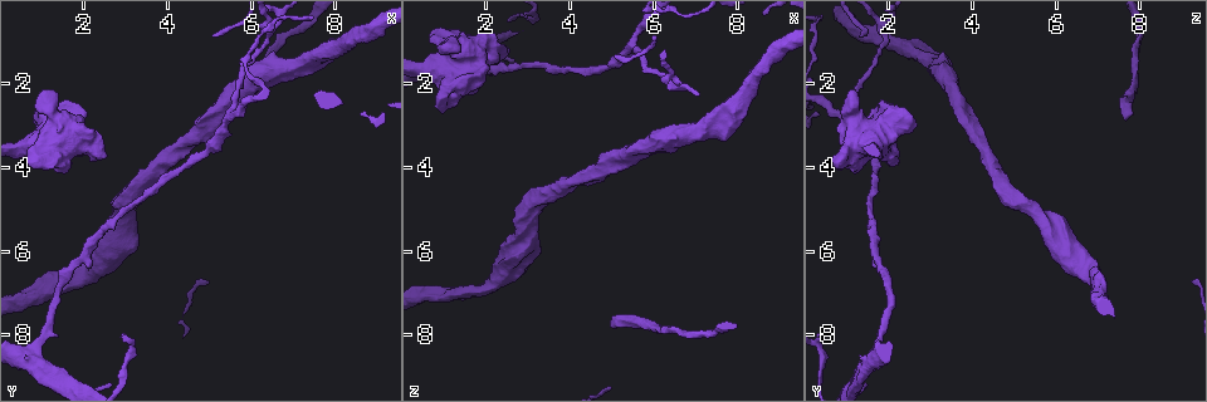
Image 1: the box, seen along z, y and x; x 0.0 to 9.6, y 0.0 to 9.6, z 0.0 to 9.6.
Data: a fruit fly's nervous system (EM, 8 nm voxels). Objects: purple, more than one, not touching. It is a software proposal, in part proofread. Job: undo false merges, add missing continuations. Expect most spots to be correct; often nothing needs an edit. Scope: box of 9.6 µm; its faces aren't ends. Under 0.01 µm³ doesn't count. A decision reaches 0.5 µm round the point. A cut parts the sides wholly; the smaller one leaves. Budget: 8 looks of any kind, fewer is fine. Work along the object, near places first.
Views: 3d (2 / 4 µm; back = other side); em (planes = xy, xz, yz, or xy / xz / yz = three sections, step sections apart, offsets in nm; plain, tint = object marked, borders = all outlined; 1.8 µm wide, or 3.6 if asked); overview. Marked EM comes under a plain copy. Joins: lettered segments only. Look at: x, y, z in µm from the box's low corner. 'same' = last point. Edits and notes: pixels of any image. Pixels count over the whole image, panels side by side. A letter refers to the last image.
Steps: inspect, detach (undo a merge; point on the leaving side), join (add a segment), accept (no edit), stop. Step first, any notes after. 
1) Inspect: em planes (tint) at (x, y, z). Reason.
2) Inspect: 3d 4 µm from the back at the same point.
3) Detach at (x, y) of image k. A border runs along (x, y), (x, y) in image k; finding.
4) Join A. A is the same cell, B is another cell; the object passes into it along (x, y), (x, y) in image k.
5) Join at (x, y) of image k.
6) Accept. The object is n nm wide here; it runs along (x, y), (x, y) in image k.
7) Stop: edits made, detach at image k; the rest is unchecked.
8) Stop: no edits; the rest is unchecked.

Inspect: 3d 2 µm at (6.45, 0.80, 1.90). Narrows sharply.

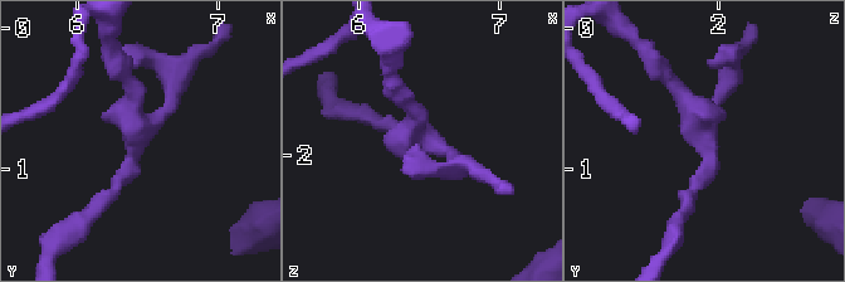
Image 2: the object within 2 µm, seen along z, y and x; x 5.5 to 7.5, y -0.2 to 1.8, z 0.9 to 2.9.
Inspect: em planes (tint) at (6.40, 0.78, 1.94). 3 arms meet here.

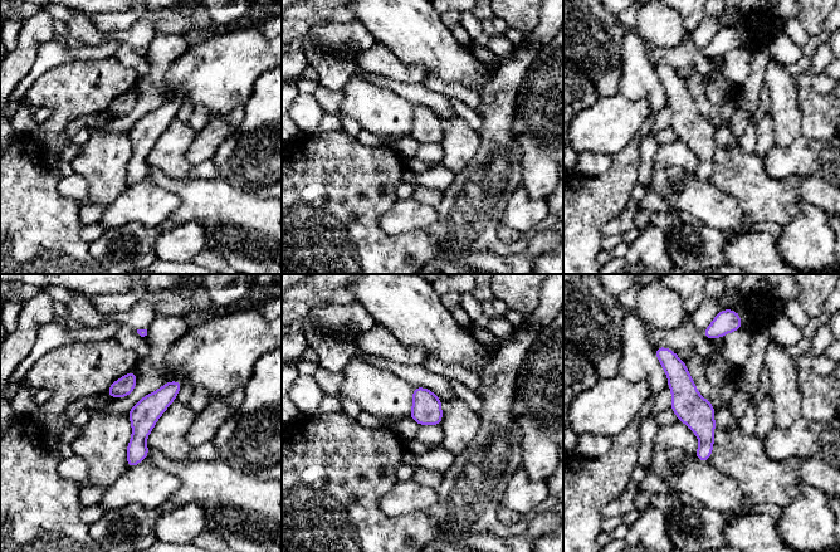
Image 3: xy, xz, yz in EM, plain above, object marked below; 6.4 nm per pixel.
Inspect: em planes (borders) at the same point. See the neighbours.

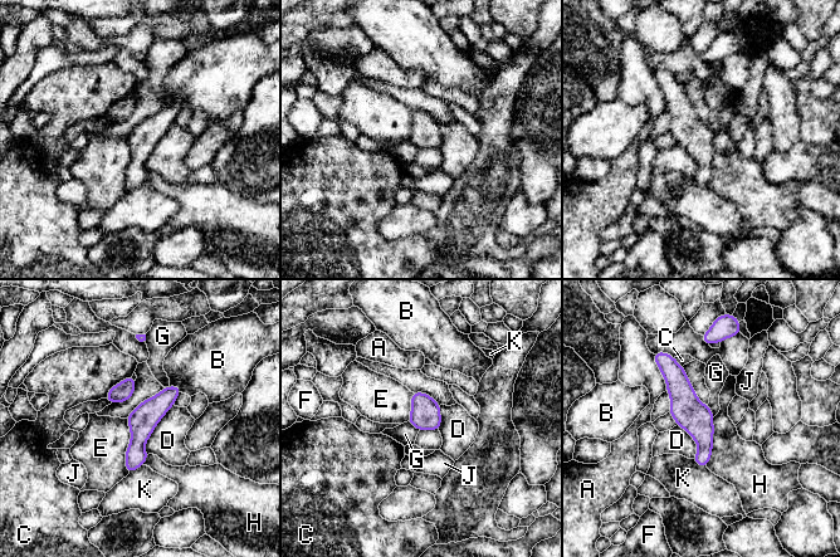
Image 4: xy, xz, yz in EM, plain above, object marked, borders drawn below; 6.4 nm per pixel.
Accept. A, B, C, D, E, F, G, H, J and K are other cells; it runs along (664, 356), (702, 430), (703, 463) in image 4; one neuron here.

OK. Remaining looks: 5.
Inspect: 3d 4 µm at (4.95, 2.90, 7.70). Branch stops here.

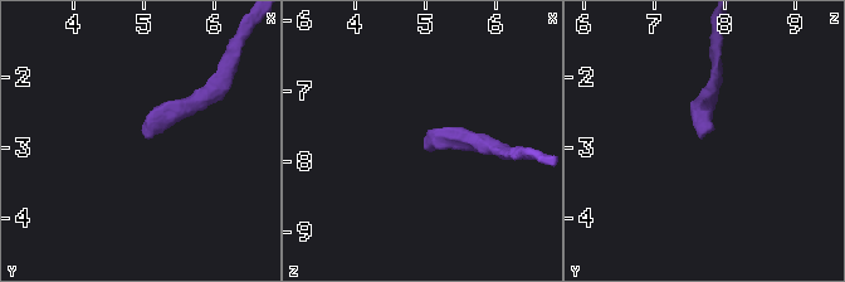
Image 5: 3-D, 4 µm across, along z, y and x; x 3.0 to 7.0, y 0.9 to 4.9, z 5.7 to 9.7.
Inspect: em planes (borders) at (5.00, 2.85, 7.65).

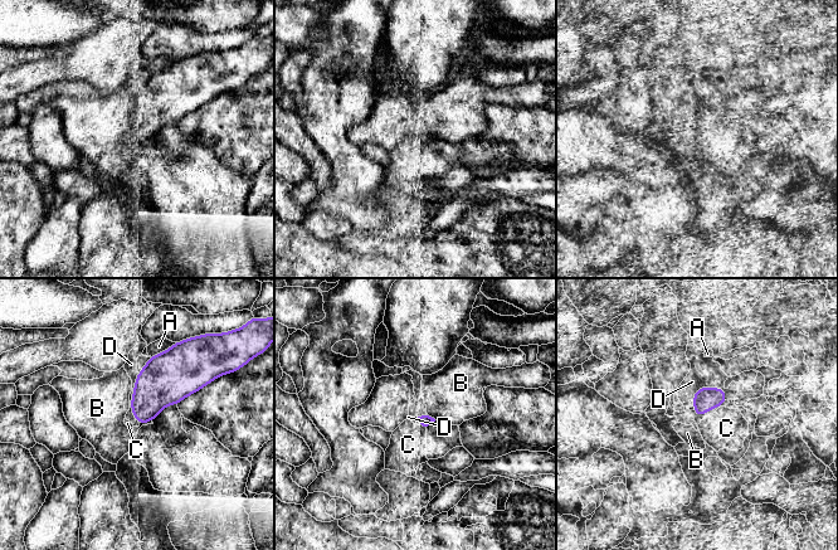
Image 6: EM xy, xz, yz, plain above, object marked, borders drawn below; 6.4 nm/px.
Join C. C is the same cell, A, B and D are other cells; it goes on there.

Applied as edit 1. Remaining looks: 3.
Inspect: em 3.6 µm xy step 4 (tint) at (1.10, 3.70, 0.85). Thick turns thin.

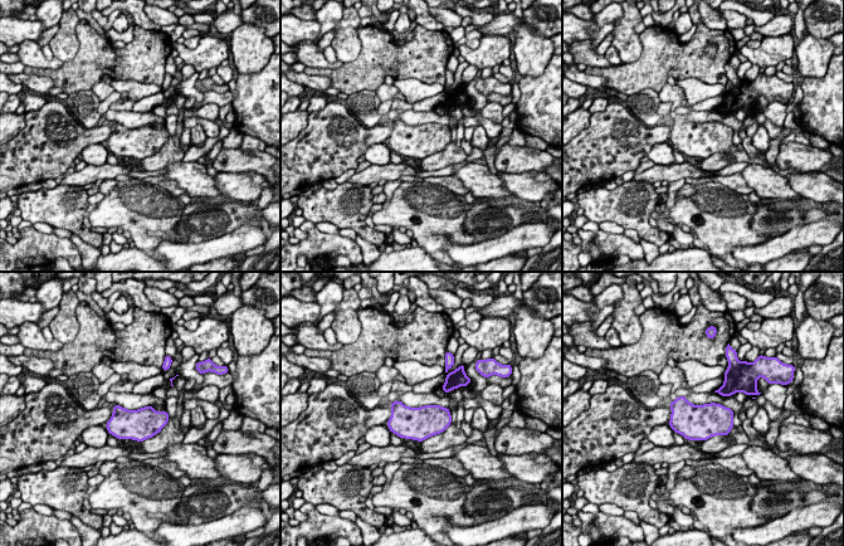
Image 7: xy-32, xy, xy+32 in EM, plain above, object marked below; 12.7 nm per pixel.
Inspect: em 3.6 µm xz step 16 (tint) at the same point.

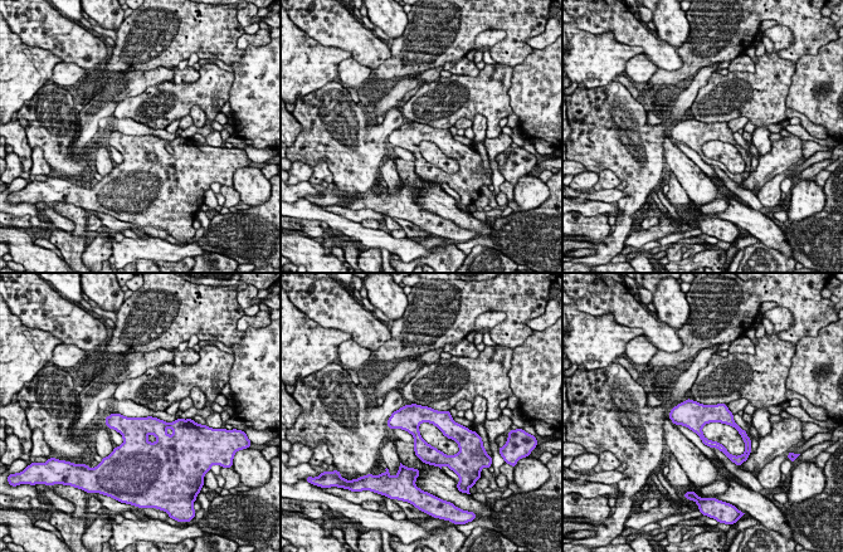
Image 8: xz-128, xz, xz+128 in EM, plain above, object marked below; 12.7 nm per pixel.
Inspect: em 3.6 µm xz step 16 (borders) at the same point. What lies round it.

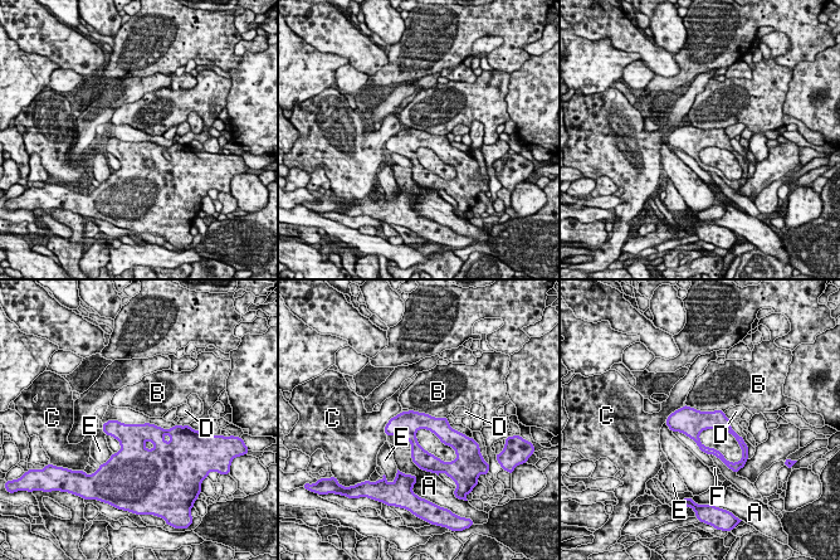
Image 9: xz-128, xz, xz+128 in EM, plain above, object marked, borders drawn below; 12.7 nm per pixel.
Accept. The longest contact is with B, 500 nm; A, B, C, D, E and F are other cells; one neuron here.

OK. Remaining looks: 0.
Stop: edits made, join at image 6; the rest is unchecked.

